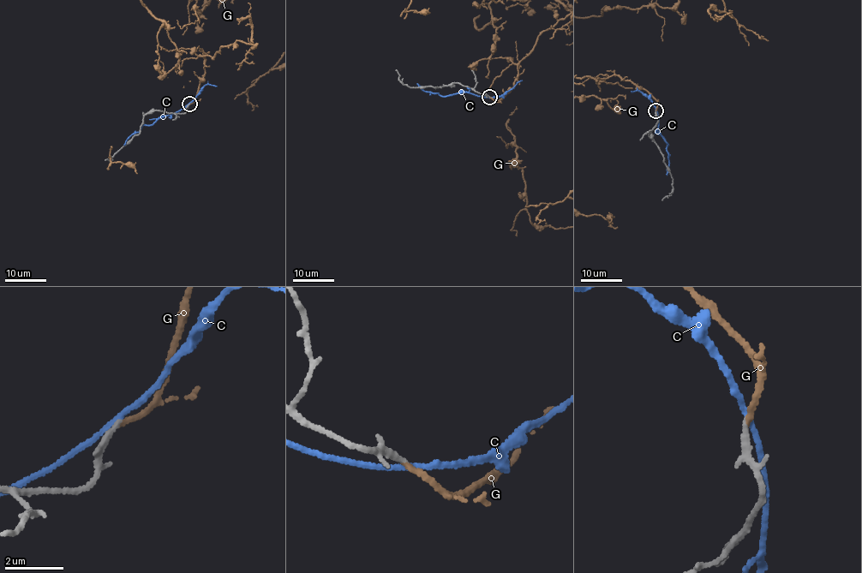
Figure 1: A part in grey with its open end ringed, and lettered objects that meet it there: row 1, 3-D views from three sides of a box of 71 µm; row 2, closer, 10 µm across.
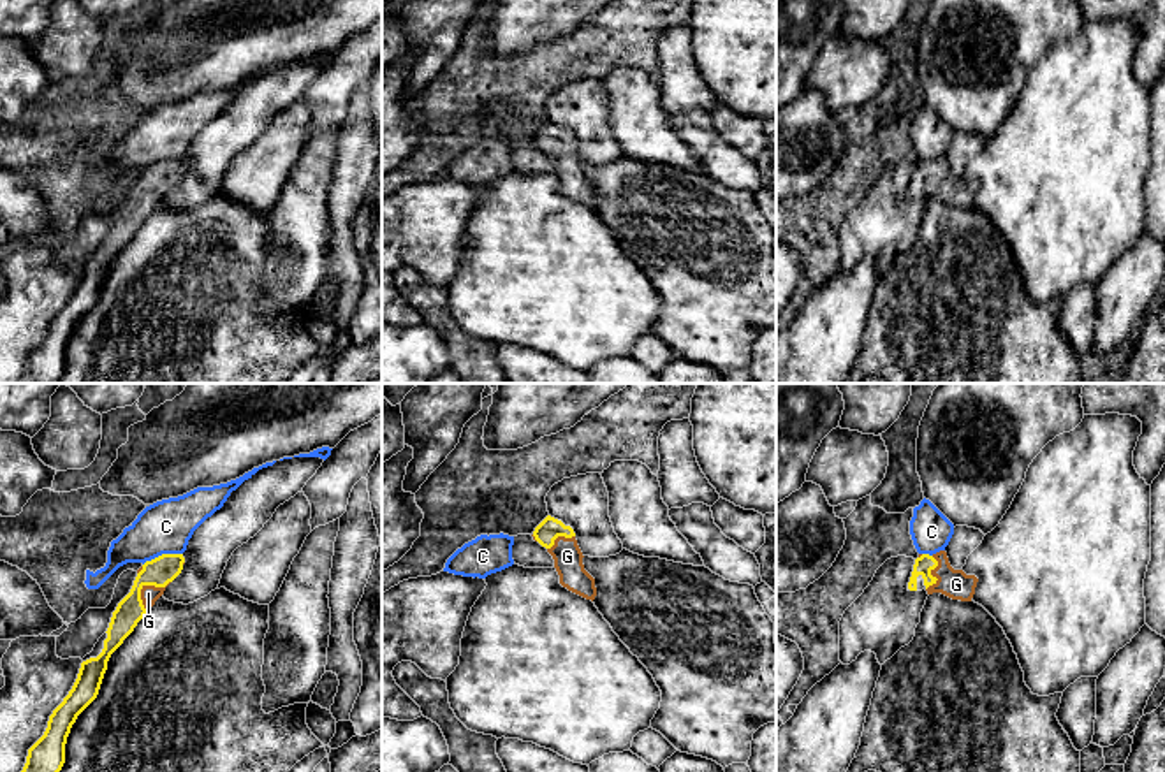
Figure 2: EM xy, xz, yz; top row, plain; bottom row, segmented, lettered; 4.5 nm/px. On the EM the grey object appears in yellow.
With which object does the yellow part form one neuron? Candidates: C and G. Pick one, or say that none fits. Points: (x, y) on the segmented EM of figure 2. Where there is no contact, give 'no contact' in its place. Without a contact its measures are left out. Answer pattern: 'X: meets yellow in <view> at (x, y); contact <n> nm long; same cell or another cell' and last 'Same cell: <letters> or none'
C: meets yellow in xy at (162, 554); contact 190 nm long; another cell
G: meets yellow in xy at (145, 584); contact 180 nm long; same cell
Same cell: G

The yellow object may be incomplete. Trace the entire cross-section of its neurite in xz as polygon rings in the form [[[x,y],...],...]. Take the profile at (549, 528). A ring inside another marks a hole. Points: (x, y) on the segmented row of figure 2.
[[[547,515],[531,536],[553,556],[560,584],[593,601],[597,596],[595,579],[584,570],[584,556],[577,545],[574,529]]]

